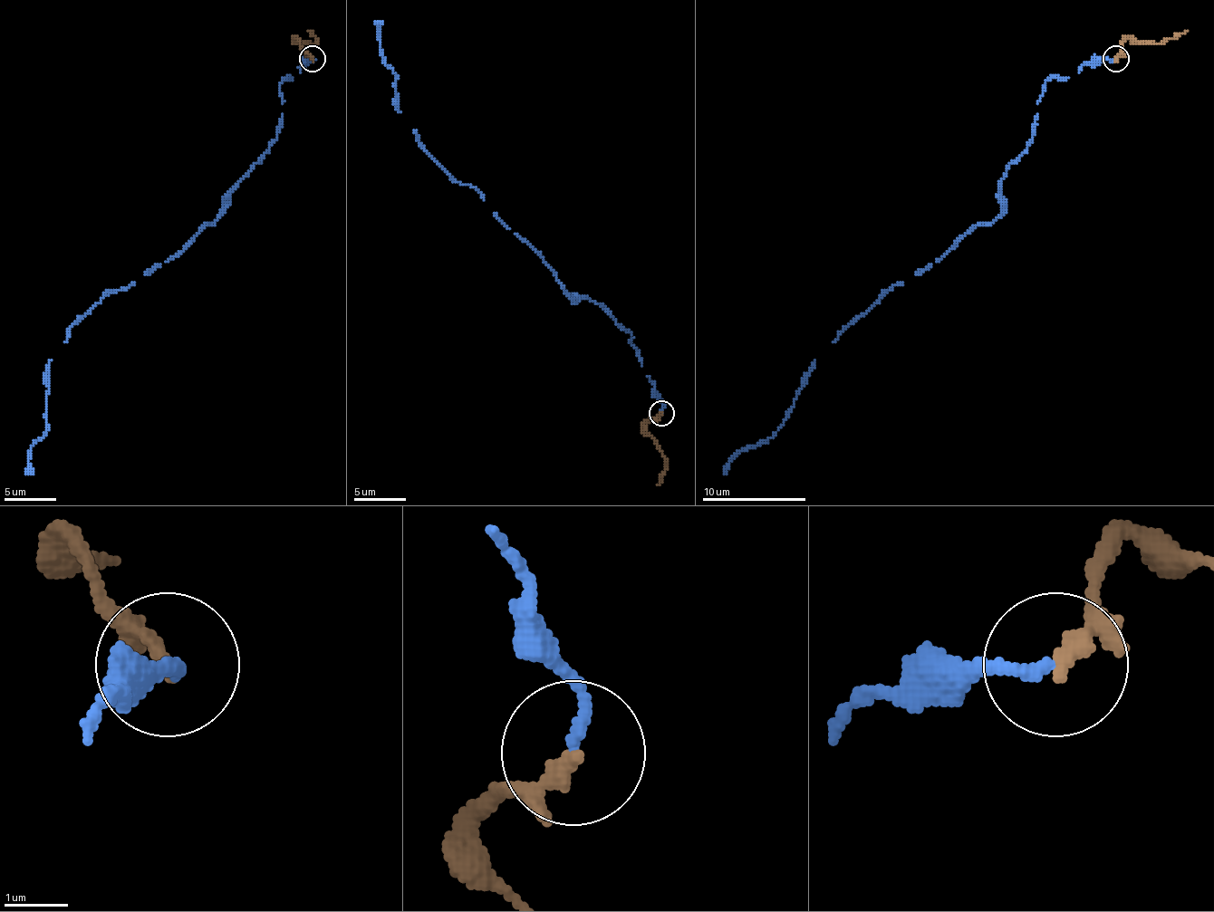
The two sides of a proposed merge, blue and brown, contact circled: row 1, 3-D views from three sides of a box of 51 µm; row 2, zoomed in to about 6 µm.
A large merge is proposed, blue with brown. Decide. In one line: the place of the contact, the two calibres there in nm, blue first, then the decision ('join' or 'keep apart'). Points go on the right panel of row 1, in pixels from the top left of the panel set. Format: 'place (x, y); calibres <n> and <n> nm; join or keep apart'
place (1115, 59); calibres 160 and 240 nm; join

